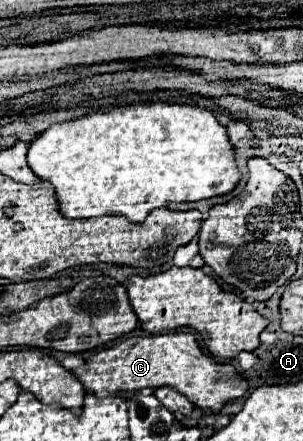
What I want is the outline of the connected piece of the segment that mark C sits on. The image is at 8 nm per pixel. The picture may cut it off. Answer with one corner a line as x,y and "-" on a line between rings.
190,332
128,336
108,348
92,352
84,366
74,370
74,376
78,376
84,388
98,398
106,398
120,390
156,390
160,386
172,386
188,396
192,404
210,412
220,412
224,402
240,398
248,390
244,378
240,378
240,382
236,380
236,368
208,358

